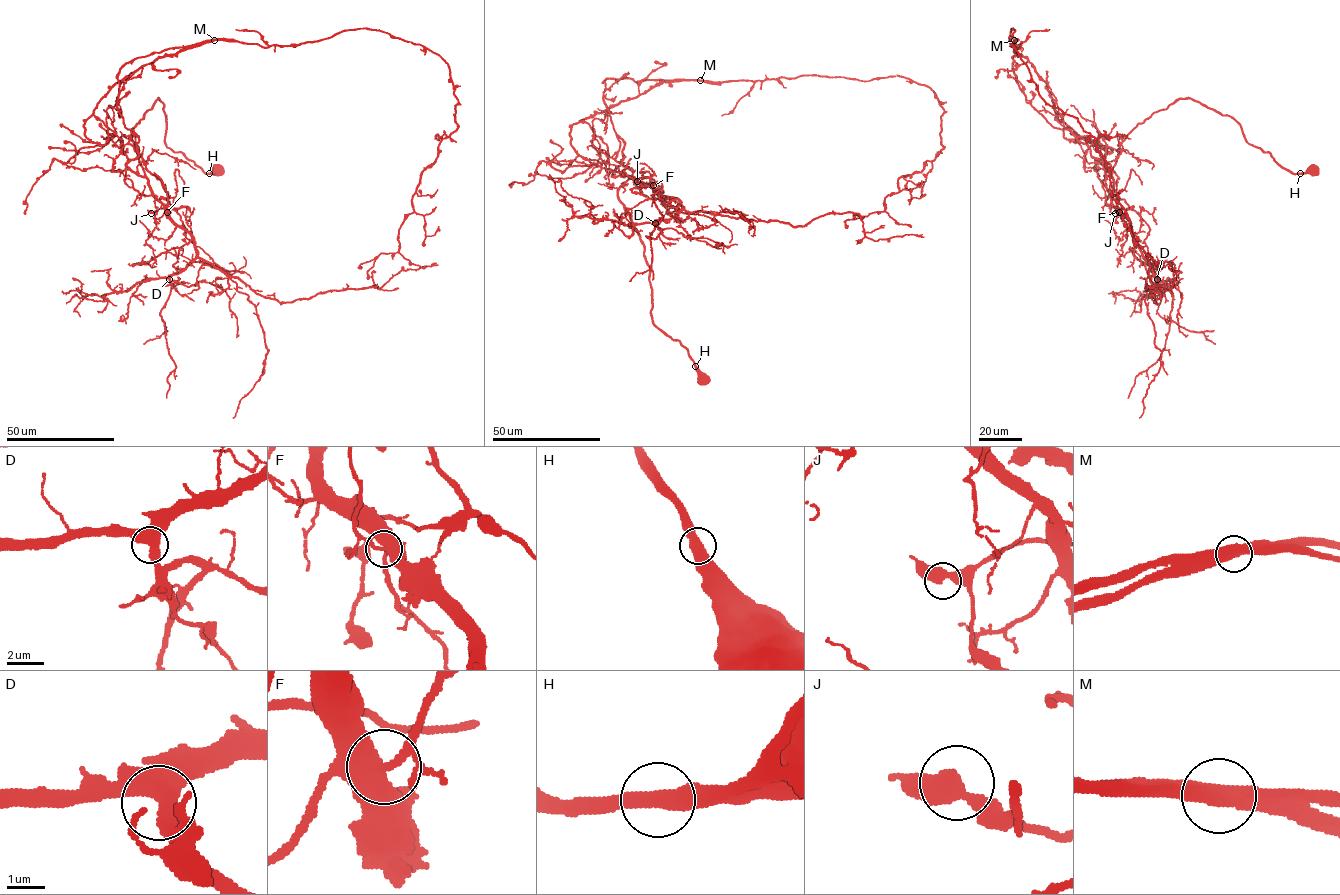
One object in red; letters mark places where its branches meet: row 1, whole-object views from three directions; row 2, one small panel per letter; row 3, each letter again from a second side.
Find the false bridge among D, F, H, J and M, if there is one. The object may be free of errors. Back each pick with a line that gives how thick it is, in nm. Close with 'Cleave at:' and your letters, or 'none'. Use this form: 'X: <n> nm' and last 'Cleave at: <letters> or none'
M: 480 nm
Cleave at: M

